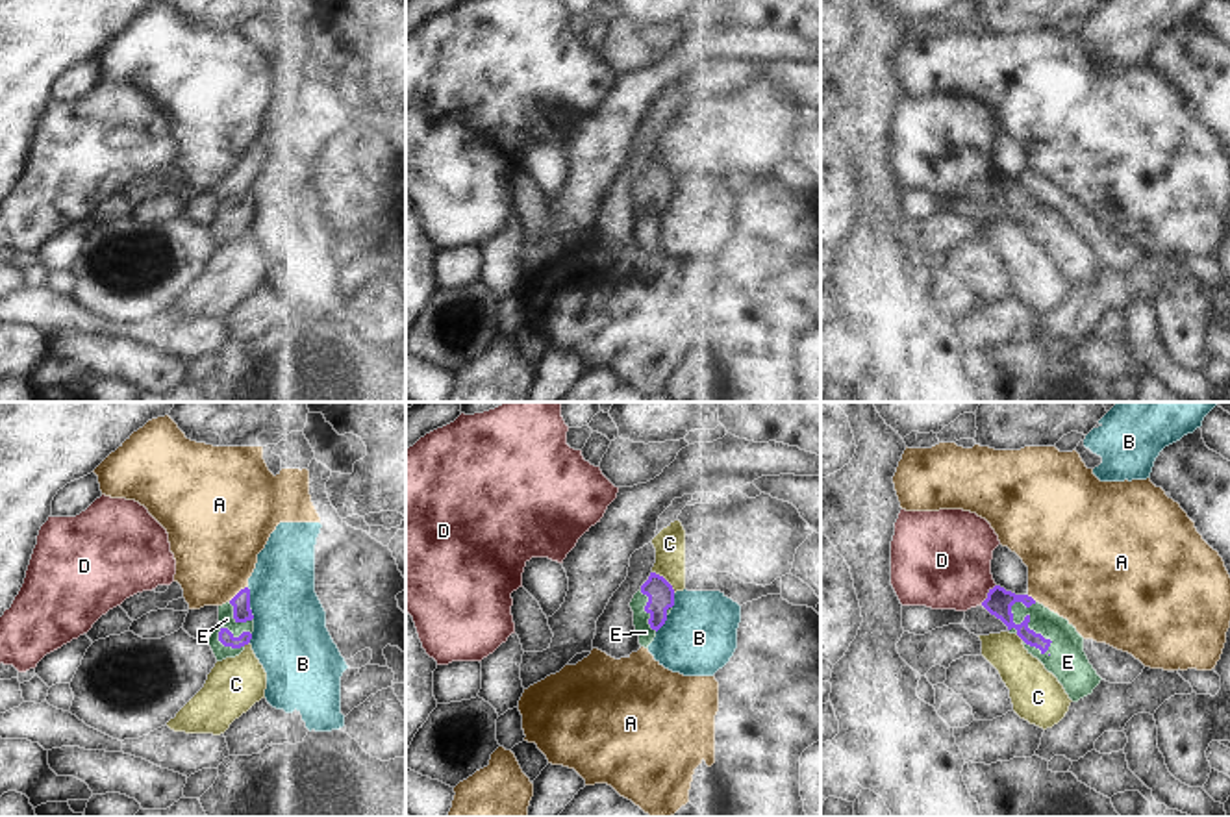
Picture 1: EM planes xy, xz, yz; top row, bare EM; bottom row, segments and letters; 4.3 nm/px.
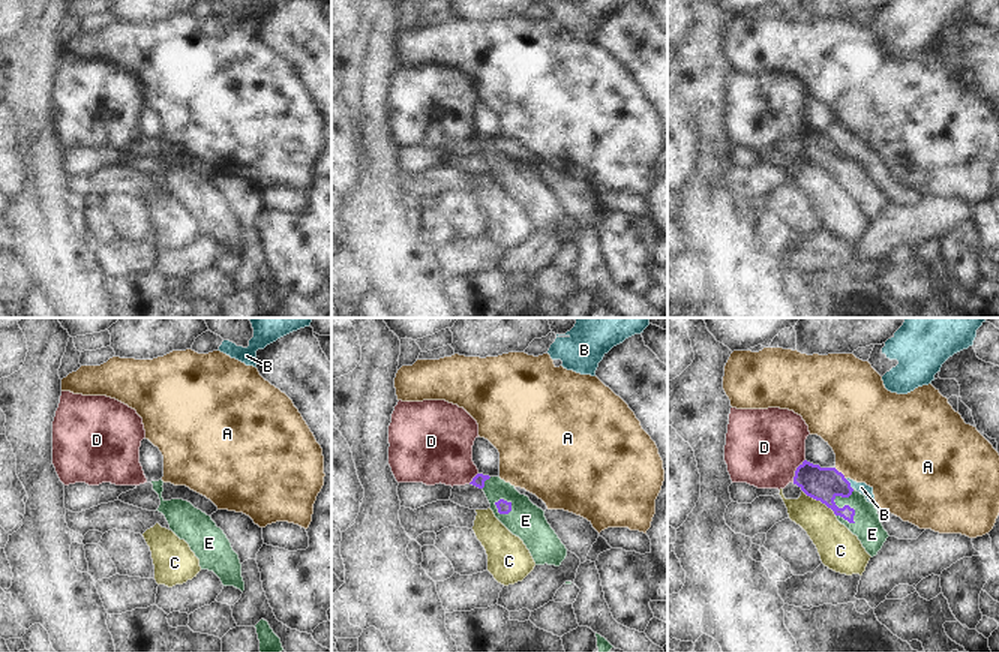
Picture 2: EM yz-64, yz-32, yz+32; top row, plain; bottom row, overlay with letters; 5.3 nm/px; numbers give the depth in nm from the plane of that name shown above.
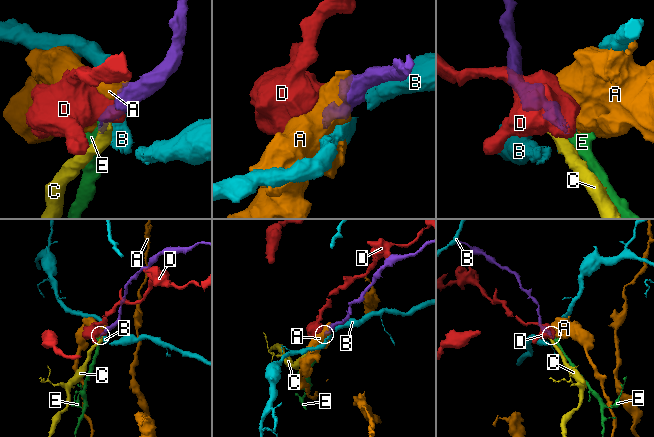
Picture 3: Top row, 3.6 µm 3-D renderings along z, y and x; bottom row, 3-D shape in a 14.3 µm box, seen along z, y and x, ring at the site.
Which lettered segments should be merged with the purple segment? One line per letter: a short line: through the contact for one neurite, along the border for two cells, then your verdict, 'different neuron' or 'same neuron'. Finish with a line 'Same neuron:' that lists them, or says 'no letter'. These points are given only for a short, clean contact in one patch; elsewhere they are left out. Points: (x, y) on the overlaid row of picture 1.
A: different neuron
B: different neuron
C: different neuron
D: different neuron
E: line yz (999, 603), (1016, 623), (1029, 621), (1067, 662); same neuron
Same neuron: E

